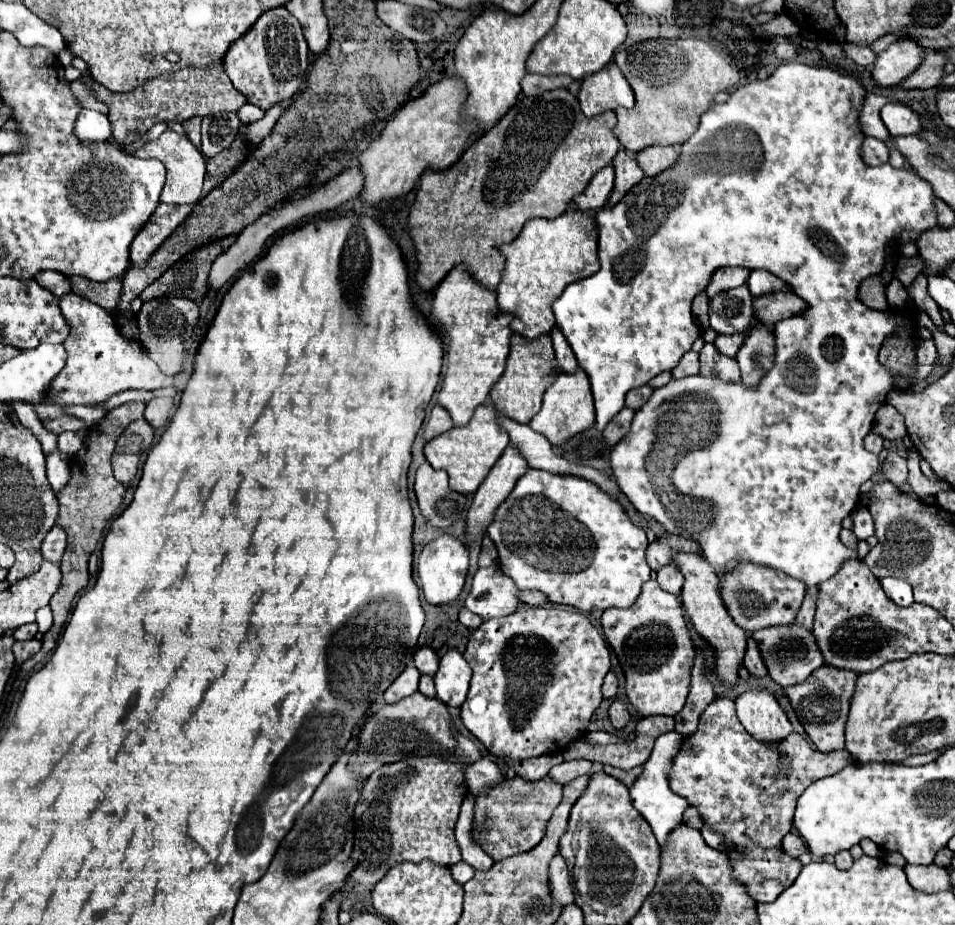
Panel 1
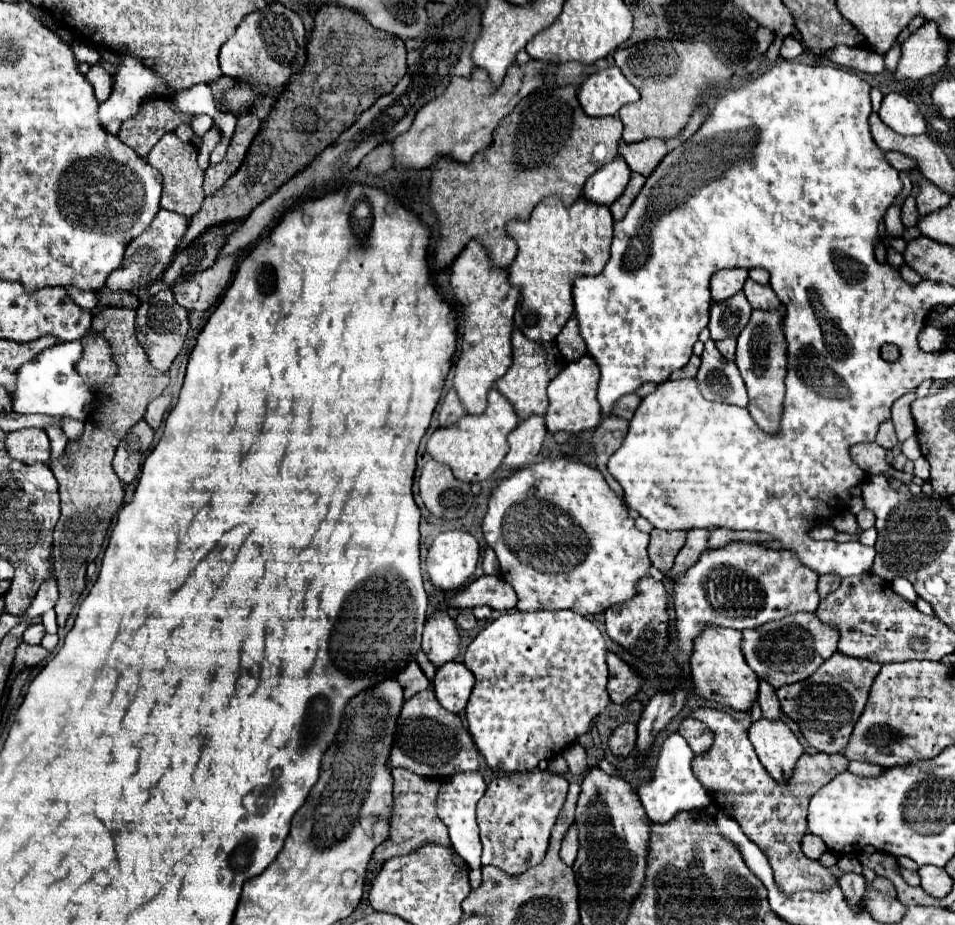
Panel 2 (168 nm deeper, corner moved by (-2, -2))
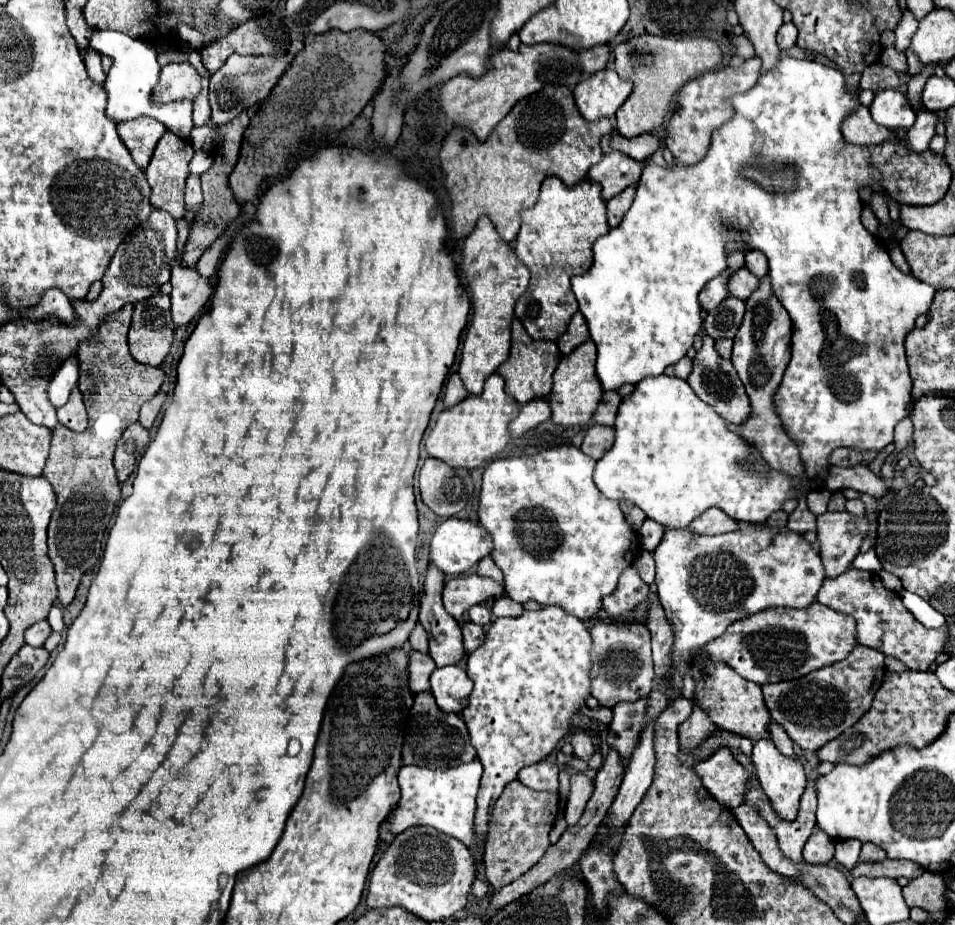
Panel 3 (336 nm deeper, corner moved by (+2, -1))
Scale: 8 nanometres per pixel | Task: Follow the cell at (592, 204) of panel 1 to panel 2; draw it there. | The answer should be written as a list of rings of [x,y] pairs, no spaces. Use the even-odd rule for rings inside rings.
[[[616,157],[612,163],[600,167],[584,185],[584,197],[592,203],[610,207],[624,191],[630,179],[630,167],[622,157]]]

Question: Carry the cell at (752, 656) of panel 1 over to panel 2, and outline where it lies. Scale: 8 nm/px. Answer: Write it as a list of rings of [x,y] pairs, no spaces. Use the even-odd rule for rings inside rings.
[[[760,679],[760,689],[758,689],[758,703],[762,707],[762,715],[768,719],[780,719],[780,703],[776,697],[776,689]]]

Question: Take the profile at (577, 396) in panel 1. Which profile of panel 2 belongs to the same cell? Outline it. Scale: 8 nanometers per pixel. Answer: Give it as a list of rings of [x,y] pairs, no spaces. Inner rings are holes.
[[[584,355],[578,361],[570,363],[556,379],[550,381],[548,385],[550,407],[544,415],[548,433],[558,433],[558,431],[578,433],[578,431],[594,429],[600,423],[602,415],[600,415],[600,405],[596,399],[598,379],[600,379],[600,371],[596,367],[596,361],[590,355]]]

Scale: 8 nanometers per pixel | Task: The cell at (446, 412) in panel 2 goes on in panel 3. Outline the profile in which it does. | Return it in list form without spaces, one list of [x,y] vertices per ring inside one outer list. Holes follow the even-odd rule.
[[[452,374],[446,382],[446,394],[444,394],[444,406],[450,408],[450,406],[456,406],[458,402],[462,402],[464,398],[468,396],[462,380],[458,374]]]

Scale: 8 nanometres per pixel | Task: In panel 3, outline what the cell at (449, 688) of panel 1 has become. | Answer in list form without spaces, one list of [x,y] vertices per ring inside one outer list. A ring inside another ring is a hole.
[[[460,666],[436,668],[430,676],[430,684],[440,710],[460,714],[468,706],[472,680],[466,676],[464,668]]]

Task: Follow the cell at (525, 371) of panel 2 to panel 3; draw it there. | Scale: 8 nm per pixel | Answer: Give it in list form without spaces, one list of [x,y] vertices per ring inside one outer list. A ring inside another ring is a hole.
[[[520,320],[512,322],[512,348],[510,356],[504,364],[500,364],[498,374],[506,380],[506,392],[518,400],[518,404],[526,404],[536,396],[548,396],[552,390],[552,374],[560,362],[558,346],[550,340],[532,340]]]

